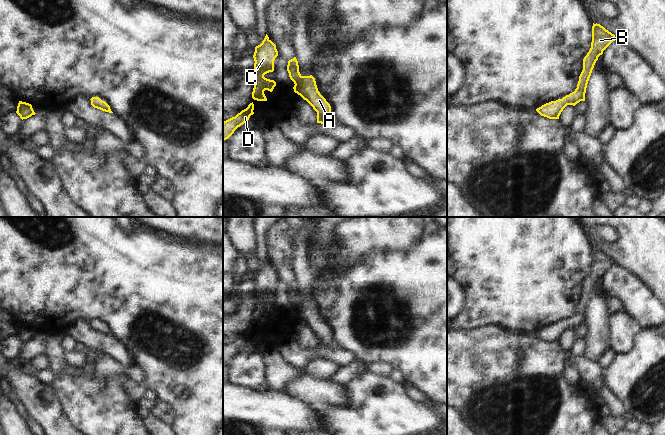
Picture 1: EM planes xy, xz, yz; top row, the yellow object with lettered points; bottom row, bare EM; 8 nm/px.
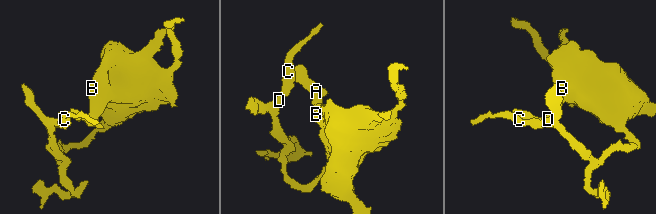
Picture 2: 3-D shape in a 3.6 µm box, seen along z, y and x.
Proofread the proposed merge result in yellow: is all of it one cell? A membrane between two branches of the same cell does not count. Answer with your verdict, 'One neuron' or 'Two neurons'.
One neuron.

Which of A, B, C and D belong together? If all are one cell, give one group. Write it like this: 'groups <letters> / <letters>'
groups A B C D

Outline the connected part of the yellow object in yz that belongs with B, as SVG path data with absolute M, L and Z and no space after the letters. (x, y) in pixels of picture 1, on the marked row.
M593 23L591 48L583 59L583 70L579 76L577 88L562 99L542 105L536 111L549 119L559 119L561 112L567 105L575 106L580 101L585 101L586 88L594 65L603 51L615 40L617 39L614 34L600 24Z

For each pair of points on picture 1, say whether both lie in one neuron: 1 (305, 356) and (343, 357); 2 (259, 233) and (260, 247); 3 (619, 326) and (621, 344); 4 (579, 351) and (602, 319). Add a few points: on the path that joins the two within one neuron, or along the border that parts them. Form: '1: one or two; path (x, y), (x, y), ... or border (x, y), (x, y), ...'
1: one; path (314, 353), (334, 355)
2: one; path (259, 236), (260, 244)
3: one; path (621, 330), (621, 340)
4: two; border (584, 339), (585, 356)

